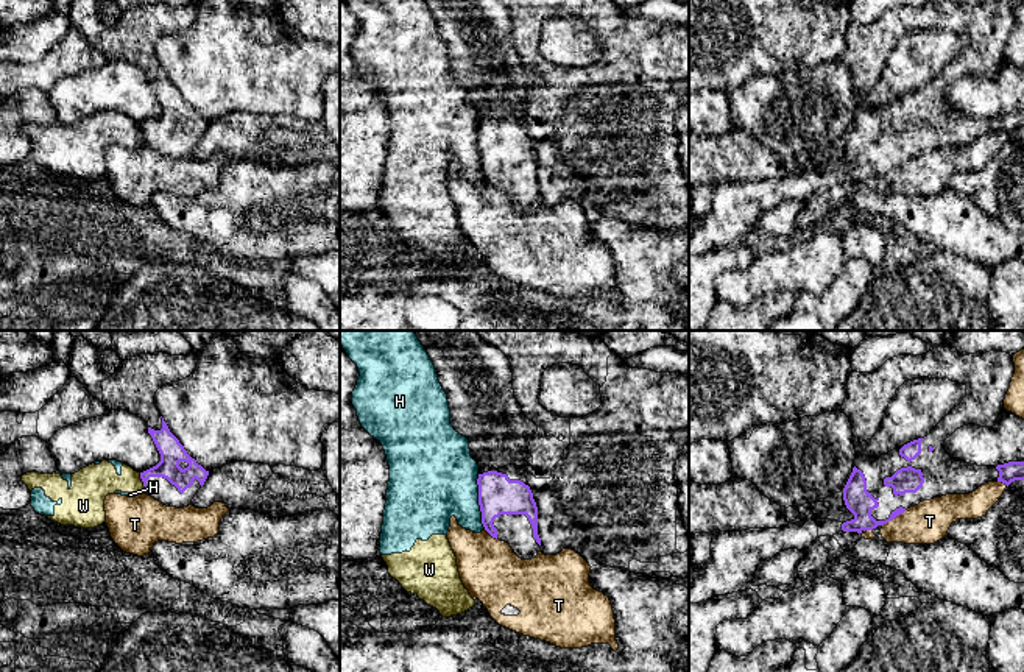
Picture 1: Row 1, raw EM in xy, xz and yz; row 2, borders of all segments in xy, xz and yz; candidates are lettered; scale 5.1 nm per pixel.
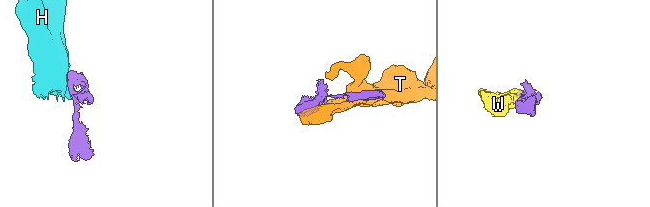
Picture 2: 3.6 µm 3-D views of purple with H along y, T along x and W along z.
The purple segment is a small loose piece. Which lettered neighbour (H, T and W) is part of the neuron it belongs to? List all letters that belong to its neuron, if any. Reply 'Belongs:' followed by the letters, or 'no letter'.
Belongs: no letter

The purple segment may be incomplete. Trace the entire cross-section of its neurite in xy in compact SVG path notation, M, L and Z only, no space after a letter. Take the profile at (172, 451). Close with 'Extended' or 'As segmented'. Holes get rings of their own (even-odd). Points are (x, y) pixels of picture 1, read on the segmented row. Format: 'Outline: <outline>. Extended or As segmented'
Outline: M75 337L67 357L69 377L76 377L106 410L126 410L147 423L161 462L140 472L140 479L145 494L167 507L189 507L209 476L170 432L154 402L162 385L189 377L196 362L195 352L140 354L125 359L118 370L109 374L101 368L98 349L84 337Z. Extended

